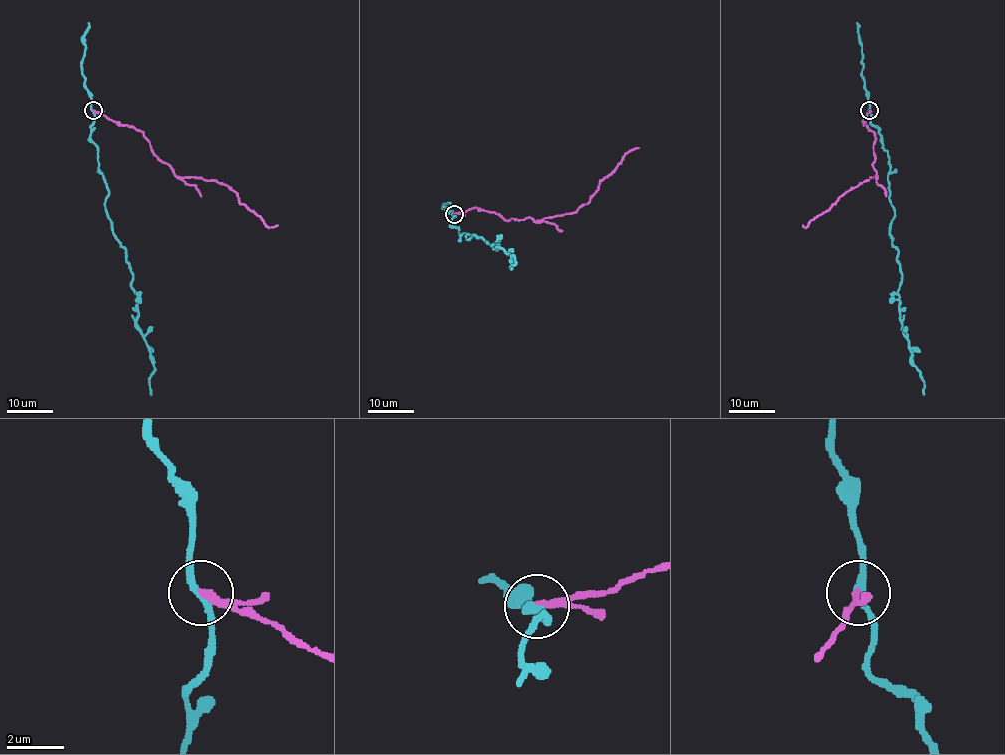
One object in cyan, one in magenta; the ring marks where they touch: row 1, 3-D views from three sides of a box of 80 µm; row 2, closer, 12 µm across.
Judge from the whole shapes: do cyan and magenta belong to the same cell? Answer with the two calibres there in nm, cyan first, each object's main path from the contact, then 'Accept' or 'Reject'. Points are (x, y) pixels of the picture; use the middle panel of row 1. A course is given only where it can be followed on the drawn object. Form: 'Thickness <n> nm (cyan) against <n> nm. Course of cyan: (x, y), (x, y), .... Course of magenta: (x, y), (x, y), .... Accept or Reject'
Thickness 220 nm (cyan) against 240 nm. Course of cyan: (454, 213), (460, 235), (499, 245), (513, 256), (512, 268). Course of magenta: (454, 213), (476, 208), (506, 220), (530, 217), (536, 222), (573, 213), (627, 152), (639, 147). Reject

